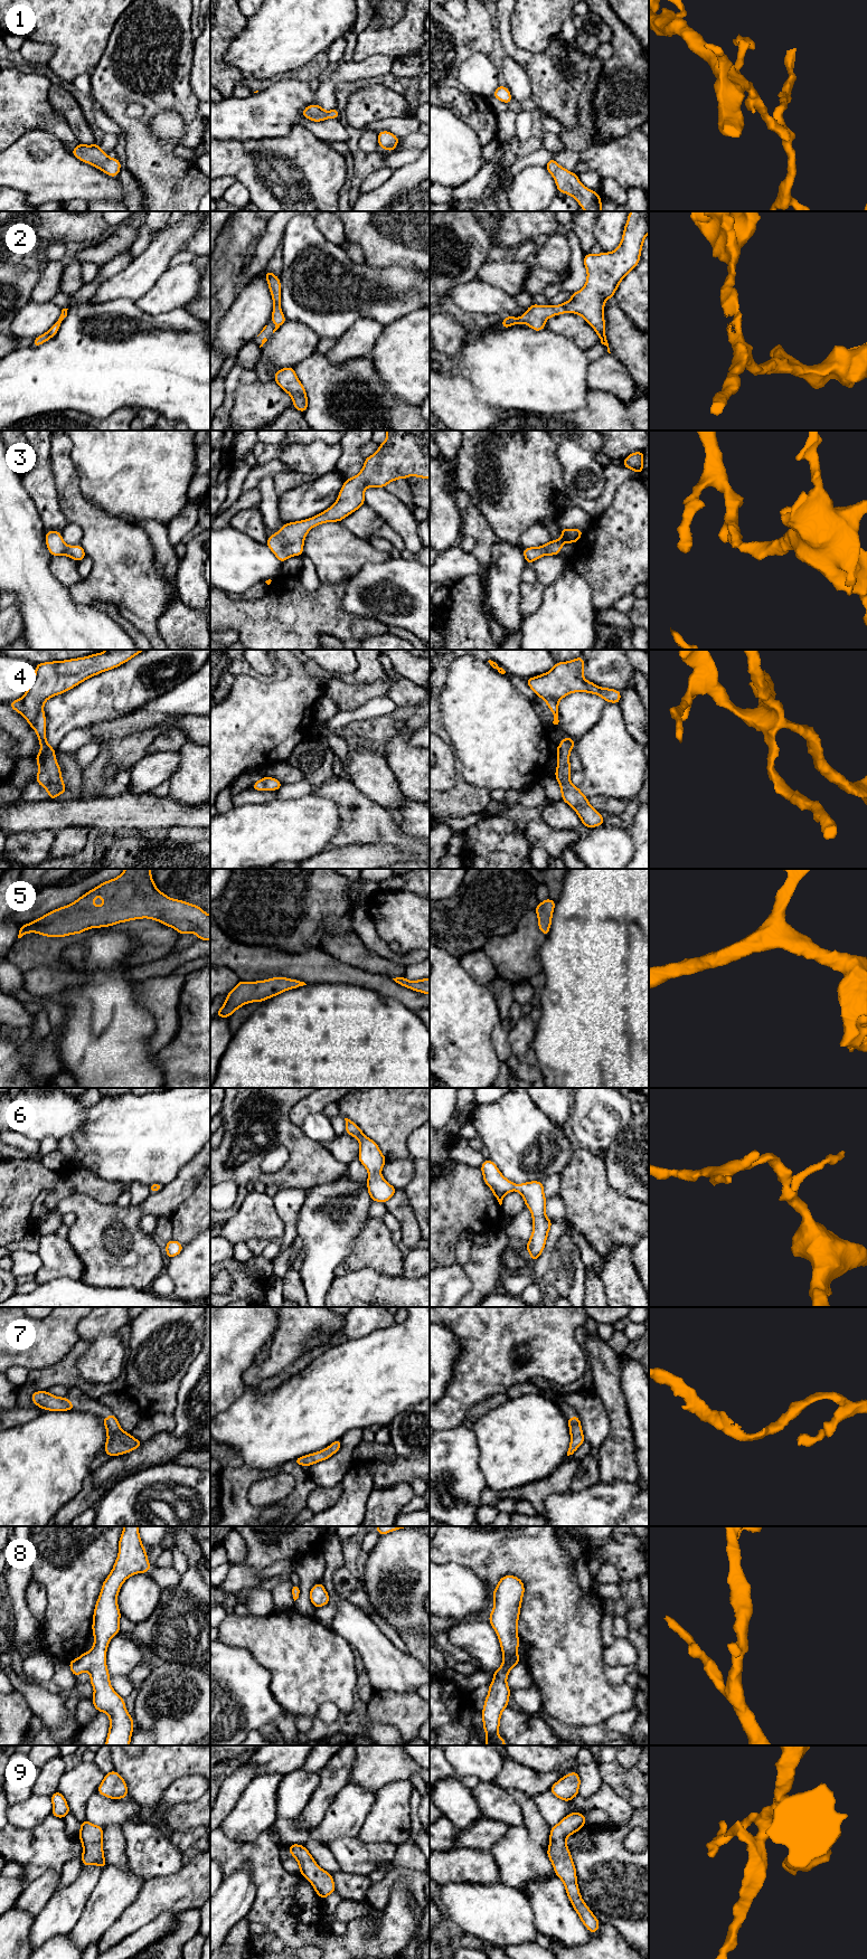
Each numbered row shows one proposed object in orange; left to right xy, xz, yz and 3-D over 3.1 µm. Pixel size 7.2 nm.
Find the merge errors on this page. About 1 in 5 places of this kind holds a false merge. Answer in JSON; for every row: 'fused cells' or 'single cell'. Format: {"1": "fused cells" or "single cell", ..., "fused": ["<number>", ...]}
{"1": "single cell", "2": "single cell", "3": "single cell", "4": "single cell", "5": "single cell", "6": "single cell", "7": "single cell", "8": "single cell", "9": "single cell", "fused": []}

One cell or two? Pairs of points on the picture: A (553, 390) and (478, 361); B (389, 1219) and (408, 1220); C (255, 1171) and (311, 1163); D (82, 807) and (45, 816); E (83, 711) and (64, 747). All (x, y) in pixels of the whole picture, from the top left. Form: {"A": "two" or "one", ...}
{"A": "one", "B": "two", "C": "one", "D": "one", "E": "two"}

